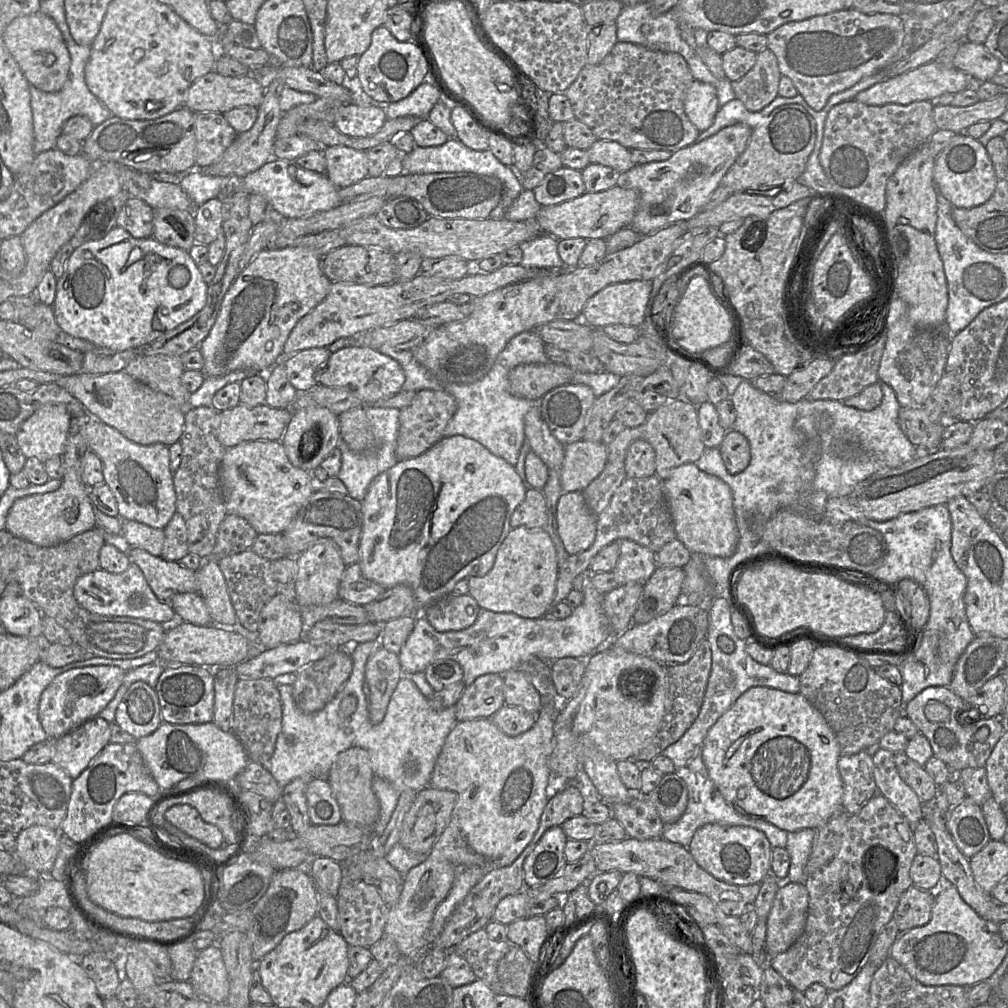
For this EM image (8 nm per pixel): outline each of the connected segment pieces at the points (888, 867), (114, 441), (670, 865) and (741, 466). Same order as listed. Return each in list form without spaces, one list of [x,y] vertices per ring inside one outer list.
[[[874,795],[859,813],[849,816],[846,825],[844,826],[844,833],[842,835],[839,851],[833,860],[827,865],[815,870],[806,878],[804,885],[808,891],[809,901],[807,919],[803,933],[789,949],[773,958],[770,958],[767,964],[779,973],[790,985],[802,993],[804,993],[804,991],[813,983],[824,985],[828,991],[839,990],[849,984],[868,962],[878,935],[883,927],[893,918],[894,911],[902,894],[913,885],[910,870],[913,859],[917,853],[918,851],[914,841],[914,832],[906,818],[884,795]]]
[[[91,416],[86,417],[81,423],[81,434],[86,439],[89,449],[95,452],[103,463],[104,483],[109,486],[117,501],[118,517],[121,520],[132,520],[152,528],[164,529],[177,512],[169,447],[162,443],[147,446],[136,444],[115,428]]]
[[[663,837],[657,839],[637,840],[633,838],[625,838],[618,842],[612,843],[591,843],[590,852],[596,863],[596,872],[607,872],[618,870],[620,872],[633,872],[638,876],[646,876],[658,881],[664,887],[680,887],[690,892],[703,894],[710,898],[718,911],[718,922],[720,917],[740,917],[748,904],[754,903],[760,884],[734,885],[720,881],[711,874],[702,869],[694,860],[688,848],[669,842]]]
[[[727,430],[718,448],[723,463],[731,474],[739,474],[748,467],[751,460],[750,446],[740,432]]]

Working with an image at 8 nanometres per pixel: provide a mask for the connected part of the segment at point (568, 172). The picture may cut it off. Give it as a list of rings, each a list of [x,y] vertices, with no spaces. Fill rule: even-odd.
[[[563,166],[546,174],[533,192],[536,201],[547,207],[572,200],[586,191],[581,171]]]

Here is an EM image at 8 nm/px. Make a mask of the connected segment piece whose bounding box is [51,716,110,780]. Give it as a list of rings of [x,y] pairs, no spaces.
[[[97,716],[60,738],[51,740],[54,740],[51,762],[74,780],[110,743],[110,723]]]

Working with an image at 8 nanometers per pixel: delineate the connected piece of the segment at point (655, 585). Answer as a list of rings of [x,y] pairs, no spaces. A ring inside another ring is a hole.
[[[657,566],[643,586],[632,625],[645,624],[678,605],[684,576],[681,567]]]

